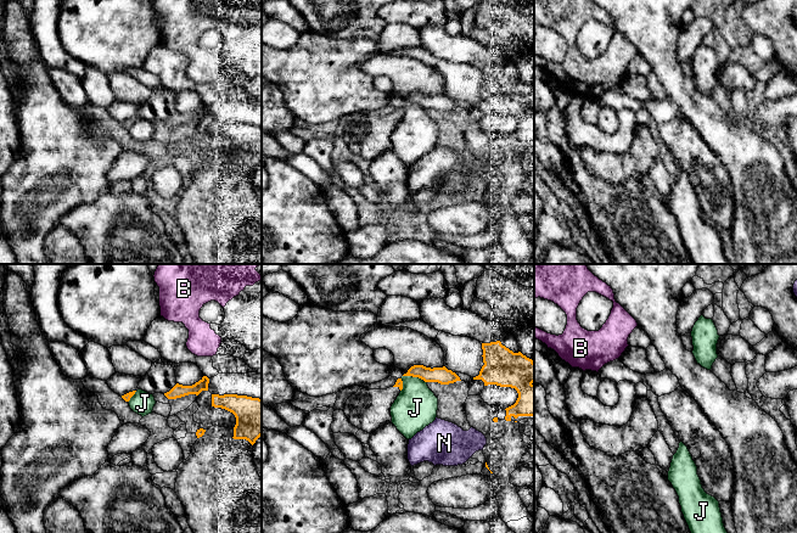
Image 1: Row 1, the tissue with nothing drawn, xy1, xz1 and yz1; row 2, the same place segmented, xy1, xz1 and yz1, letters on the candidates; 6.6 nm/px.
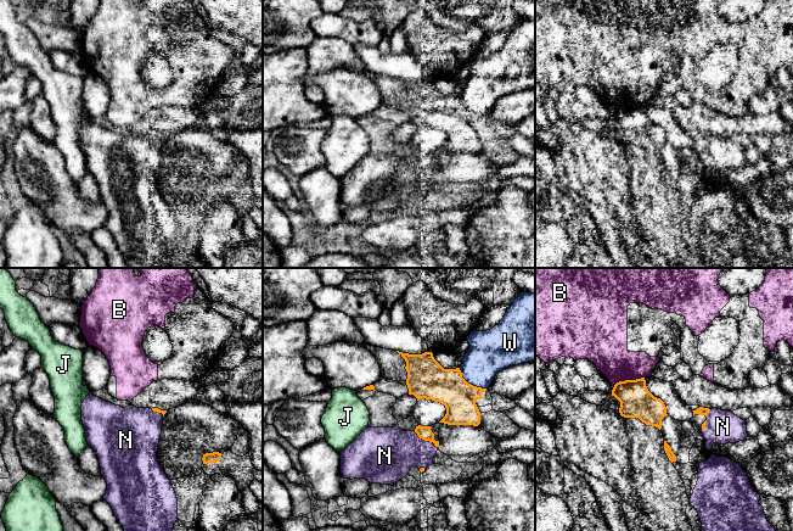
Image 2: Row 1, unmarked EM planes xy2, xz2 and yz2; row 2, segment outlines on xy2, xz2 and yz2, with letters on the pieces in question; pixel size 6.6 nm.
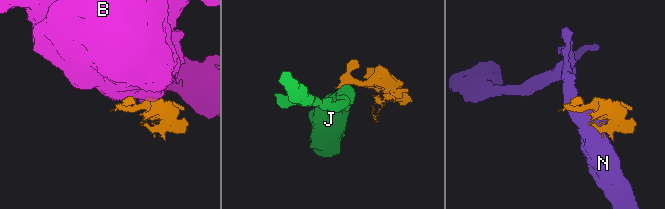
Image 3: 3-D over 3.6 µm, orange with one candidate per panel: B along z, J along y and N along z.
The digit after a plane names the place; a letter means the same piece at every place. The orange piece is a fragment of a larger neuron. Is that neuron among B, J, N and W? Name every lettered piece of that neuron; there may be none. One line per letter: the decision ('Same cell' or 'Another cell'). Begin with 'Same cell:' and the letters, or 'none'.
Same cell: none
B: Another cell
J: Another cell
N: Another cell
W: Another cell

